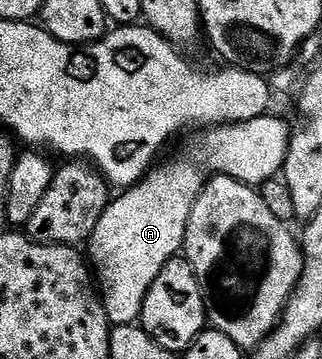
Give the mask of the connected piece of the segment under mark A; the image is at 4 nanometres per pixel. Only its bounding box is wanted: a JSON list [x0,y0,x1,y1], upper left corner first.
[86,115,290,325]

